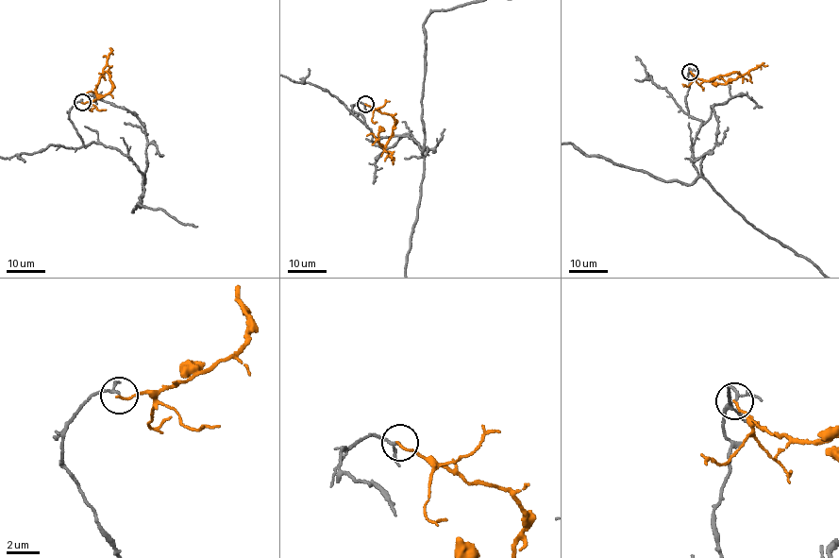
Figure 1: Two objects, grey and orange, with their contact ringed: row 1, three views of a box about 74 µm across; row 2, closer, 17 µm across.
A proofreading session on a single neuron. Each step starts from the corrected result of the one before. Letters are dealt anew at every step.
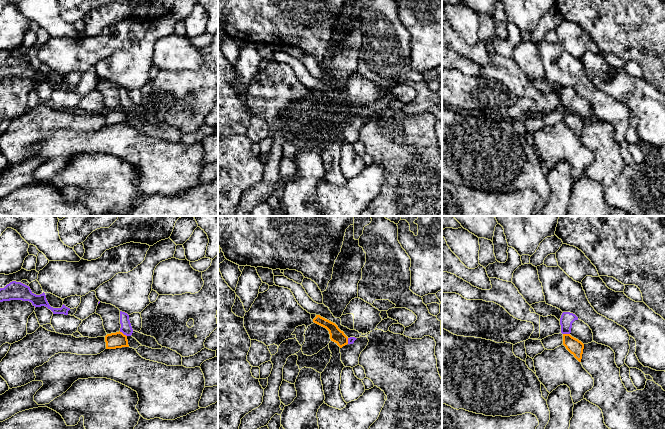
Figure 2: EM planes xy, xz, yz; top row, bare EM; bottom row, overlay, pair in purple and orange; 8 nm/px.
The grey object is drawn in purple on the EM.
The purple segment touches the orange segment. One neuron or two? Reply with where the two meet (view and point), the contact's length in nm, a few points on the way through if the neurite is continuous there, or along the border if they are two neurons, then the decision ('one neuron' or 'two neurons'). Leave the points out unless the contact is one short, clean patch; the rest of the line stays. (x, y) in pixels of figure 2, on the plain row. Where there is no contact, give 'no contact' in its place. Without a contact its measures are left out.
xy (123, 109) | 80 nm | along xy (119, 107), (126, 112) | two neurons

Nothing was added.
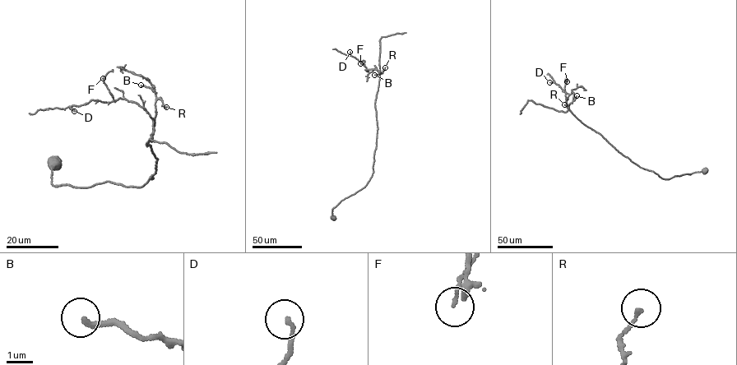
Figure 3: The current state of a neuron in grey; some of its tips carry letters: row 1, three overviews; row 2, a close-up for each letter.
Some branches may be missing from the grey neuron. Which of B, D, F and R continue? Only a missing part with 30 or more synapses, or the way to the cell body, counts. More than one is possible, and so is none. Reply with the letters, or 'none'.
none

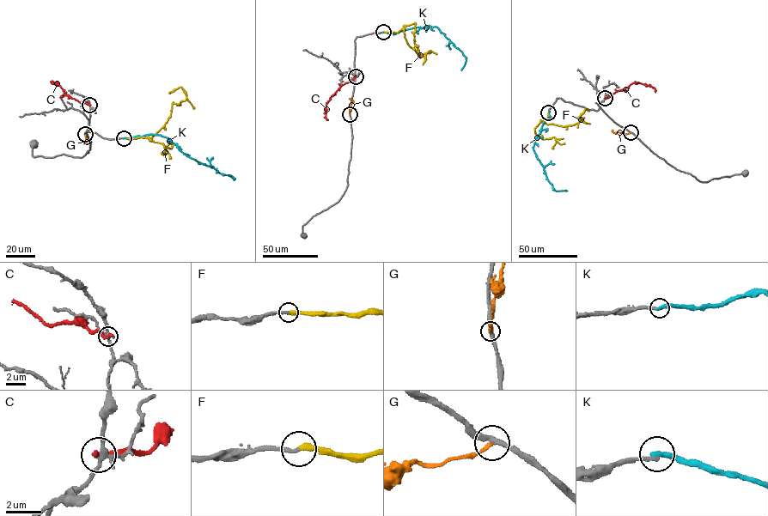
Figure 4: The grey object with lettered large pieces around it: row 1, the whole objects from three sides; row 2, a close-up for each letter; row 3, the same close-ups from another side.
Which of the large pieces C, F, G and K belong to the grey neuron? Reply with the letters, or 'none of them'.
F

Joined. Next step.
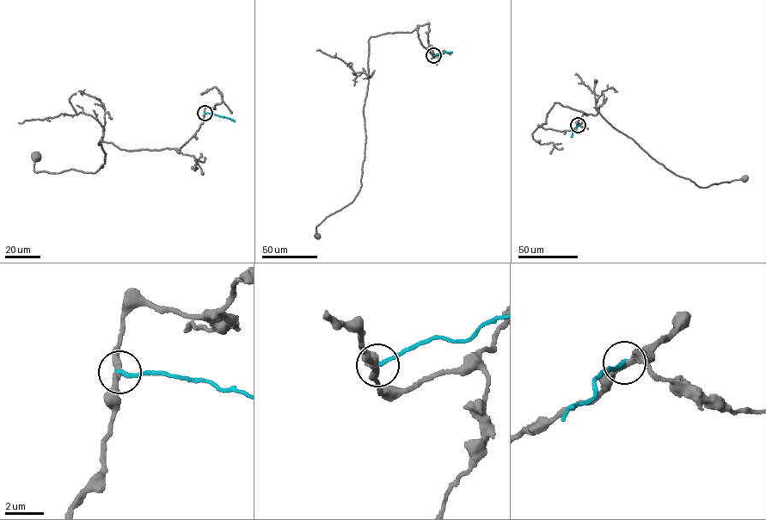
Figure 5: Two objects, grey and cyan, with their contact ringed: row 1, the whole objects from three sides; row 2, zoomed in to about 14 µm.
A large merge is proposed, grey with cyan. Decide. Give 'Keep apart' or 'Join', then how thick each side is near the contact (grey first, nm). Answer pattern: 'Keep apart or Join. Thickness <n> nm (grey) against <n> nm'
Keep apart. Thickness 320 nm (grey) against 200 nm

